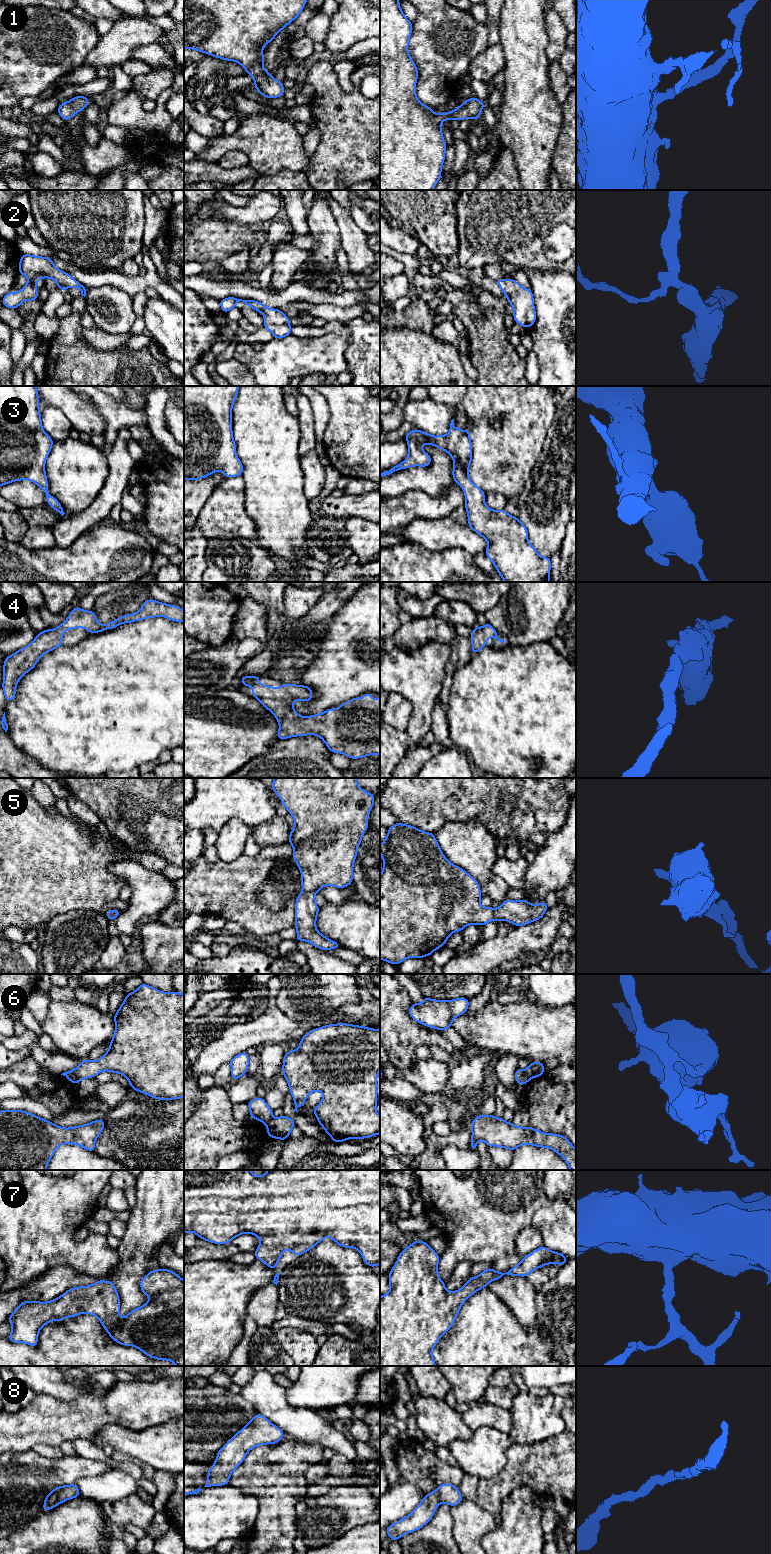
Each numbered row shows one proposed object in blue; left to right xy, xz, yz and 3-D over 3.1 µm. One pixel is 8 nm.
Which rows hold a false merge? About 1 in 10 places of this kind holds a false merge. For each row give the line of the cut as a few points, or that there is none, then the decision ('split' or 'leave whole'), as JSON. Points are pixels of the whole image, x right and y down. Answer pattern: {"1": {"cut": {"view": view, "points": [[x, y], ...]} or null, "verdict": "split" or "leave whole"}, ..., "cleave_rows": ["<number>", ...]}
{"1": {"cut": null, "verdict": "leave whole"}, "2": {"cut": null, "verdict": "leave whole"}, "3": {"cut": null, "verdict": "leave whole"}, "4": {"cut": null, "verdict": "leave whole"}, "5": {"cut": null, "verdict": "leave whole"}, "6": {"cut": {"view": "xy", "points": [[71, 1070], [79, 1081]]}, "verdict": "split"}, "7": {"cut": null, "verdict": "leave whole"}, "8": {"cut": null, "verdict": "leave whole"}, "cleave_rows": ["6"]}

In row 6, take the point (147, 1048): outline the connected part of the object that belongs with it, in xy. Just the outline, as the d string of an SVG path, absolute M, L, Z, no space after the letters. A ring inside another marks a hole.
M142 983L135 991L126 995L125 1000L114 1014L115 1032L108 1051L96 1061L81 1060L72 1070L80 1082L93 1078L102 1071L115 1072L125 1076L130 1088L159 1100L184 1098L184 994L162 992Z

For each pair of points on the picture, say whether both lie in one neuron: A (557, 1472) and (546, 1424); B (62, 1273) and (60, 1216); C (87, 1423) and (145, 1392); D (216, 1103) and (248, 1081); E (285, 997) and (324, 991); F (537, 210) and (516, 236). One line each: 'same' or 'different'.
A: different
B: different
C: same
D: different
E: same
F: same

